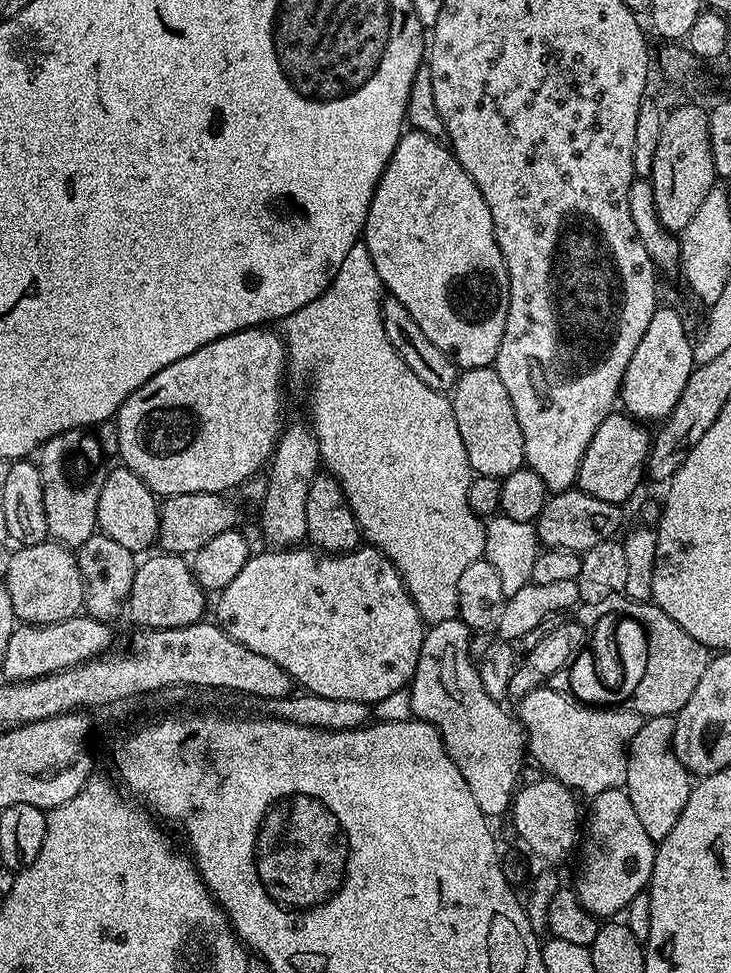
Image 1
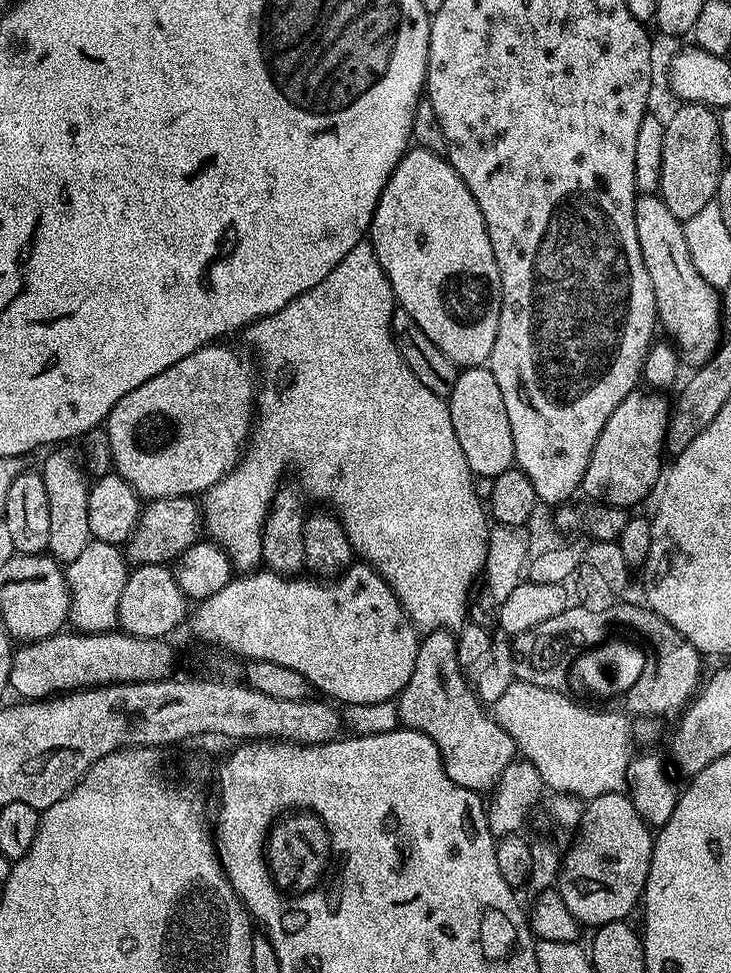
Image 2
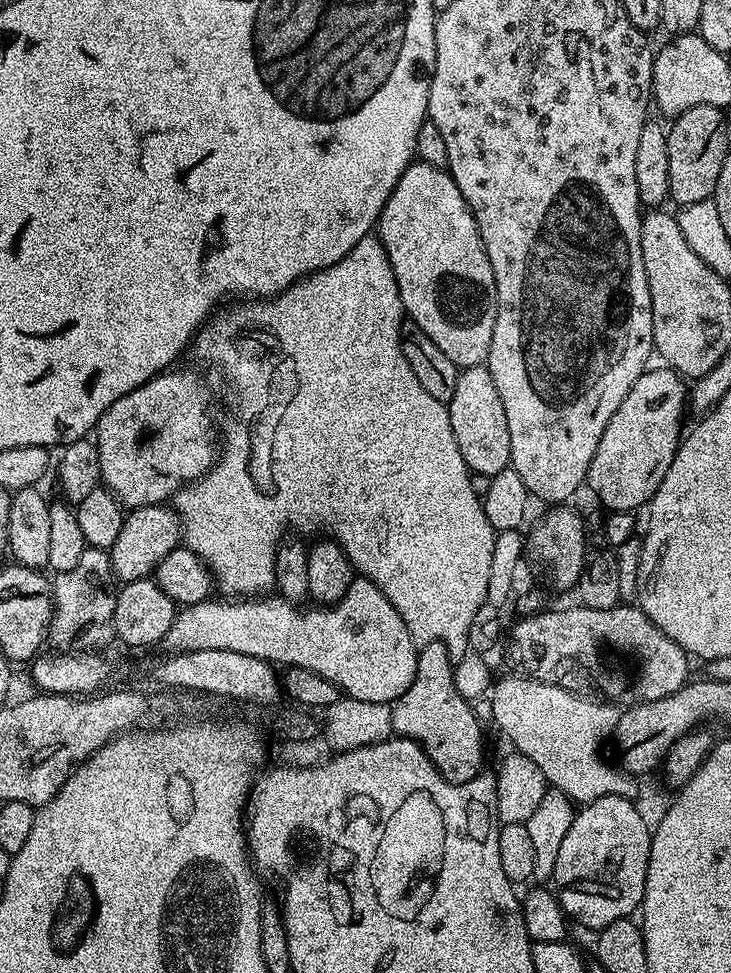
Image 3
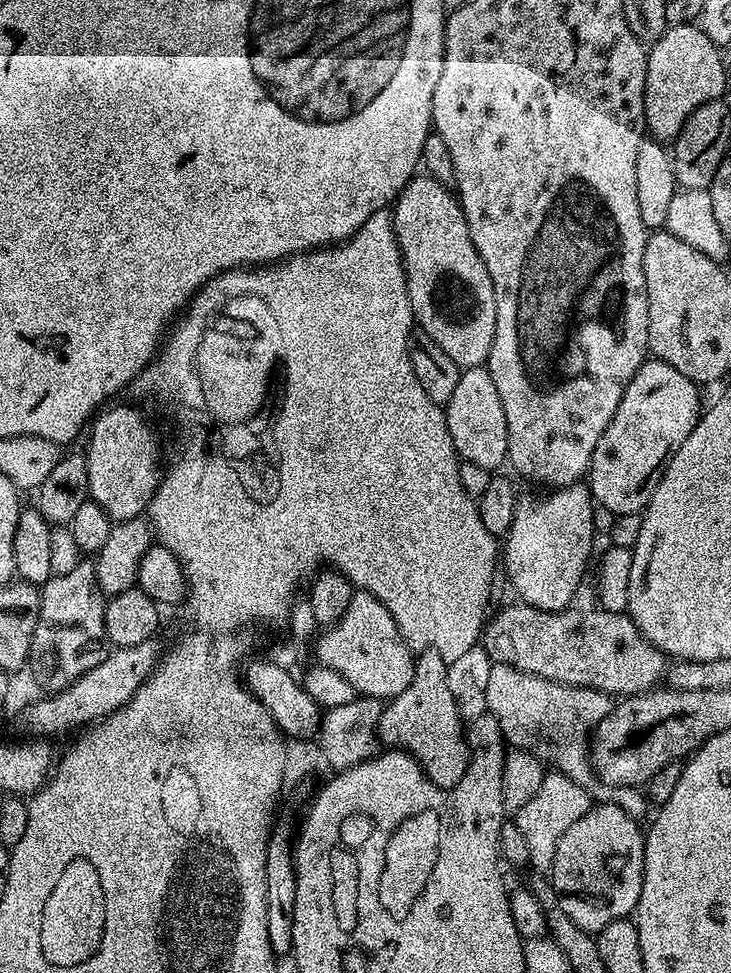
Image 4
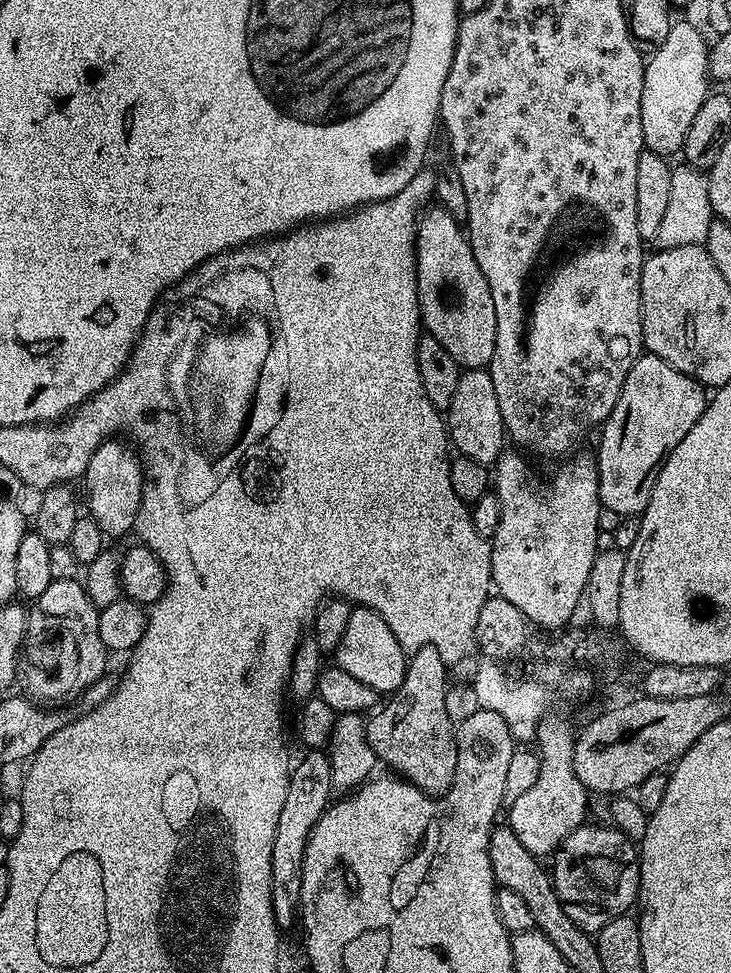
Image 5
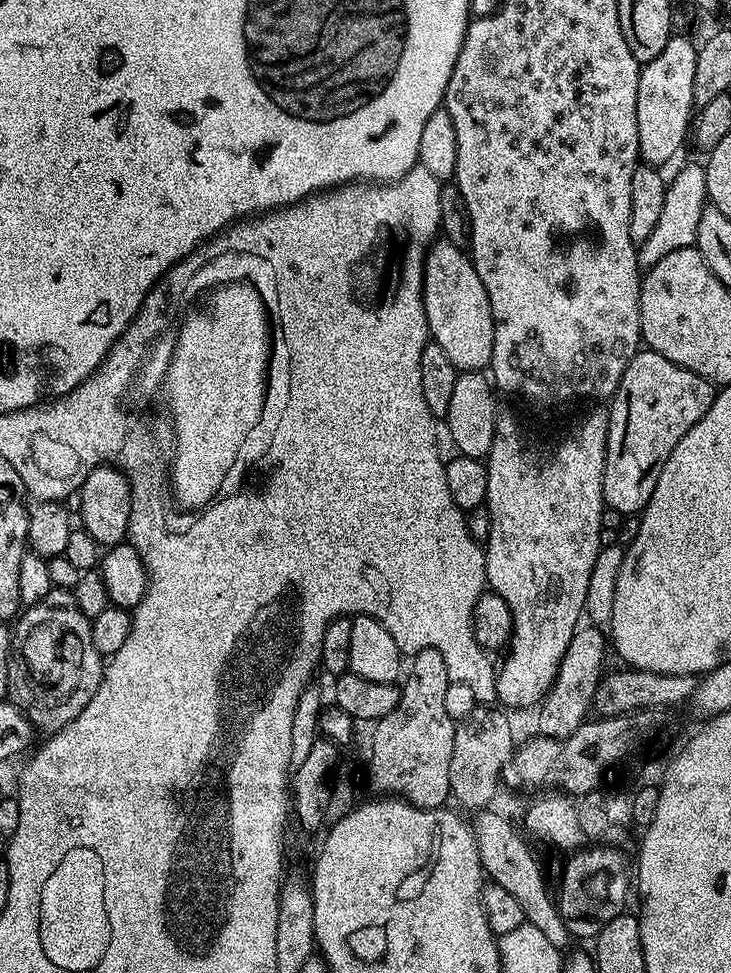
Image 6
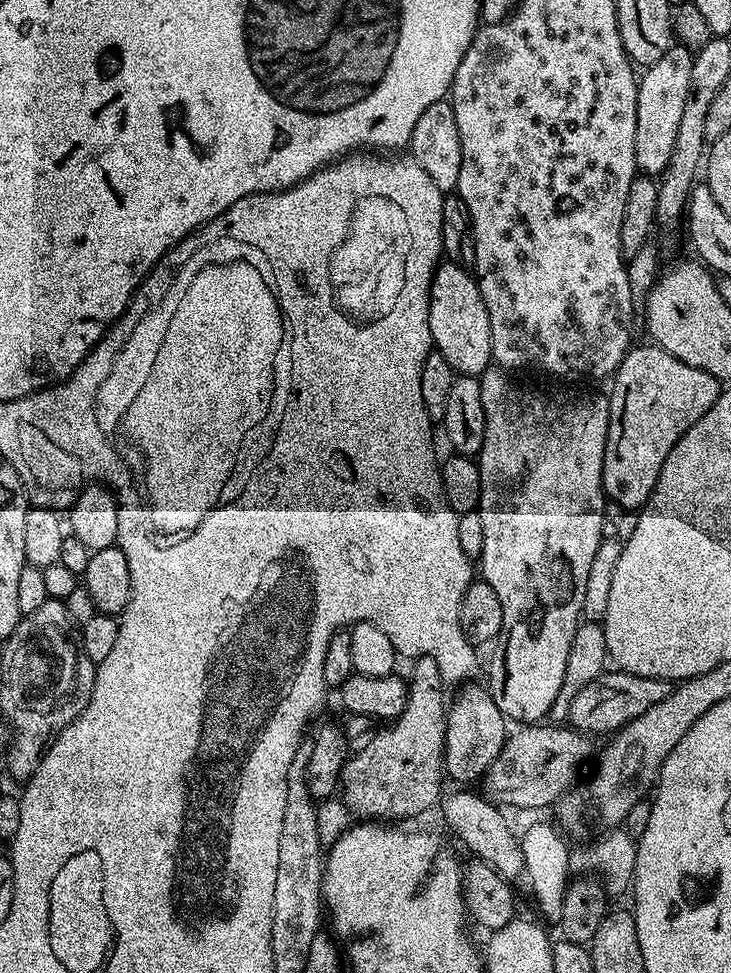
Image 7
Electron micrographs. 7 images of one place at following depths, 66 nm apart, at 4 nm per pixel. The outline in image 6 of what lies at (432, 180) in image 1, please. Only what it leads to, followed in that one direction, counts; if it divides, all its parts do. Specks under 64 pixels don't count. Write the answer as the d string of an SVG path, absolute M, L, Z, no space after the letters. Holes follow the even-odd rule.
M433 243L424 257L424 309L428 334L431 343L442 346L460 372L479 372L491 365L494 350L490 298L486 286L482 286L482 278L478 278L478 270L474 270L471 255L461 245L443 243Z

